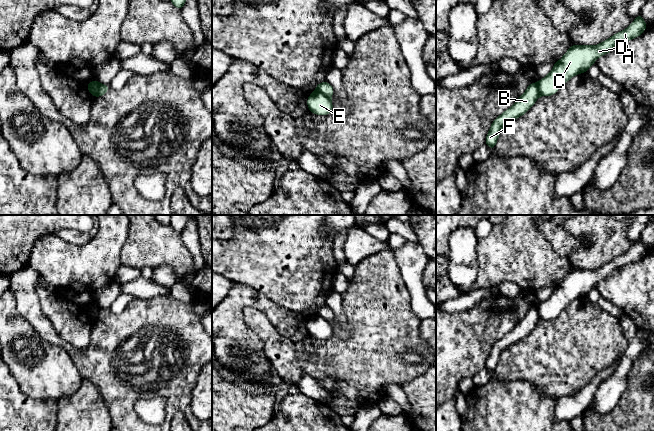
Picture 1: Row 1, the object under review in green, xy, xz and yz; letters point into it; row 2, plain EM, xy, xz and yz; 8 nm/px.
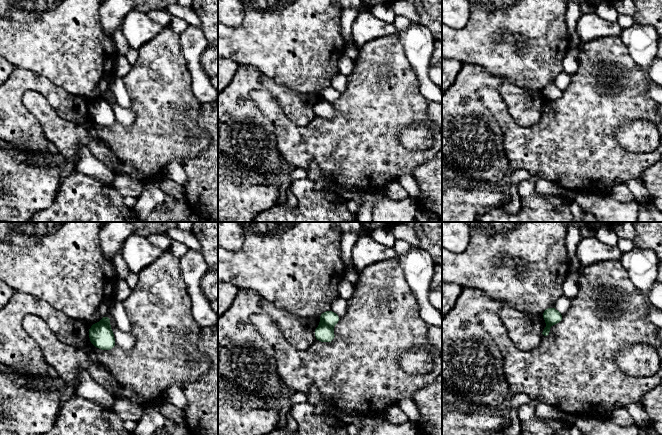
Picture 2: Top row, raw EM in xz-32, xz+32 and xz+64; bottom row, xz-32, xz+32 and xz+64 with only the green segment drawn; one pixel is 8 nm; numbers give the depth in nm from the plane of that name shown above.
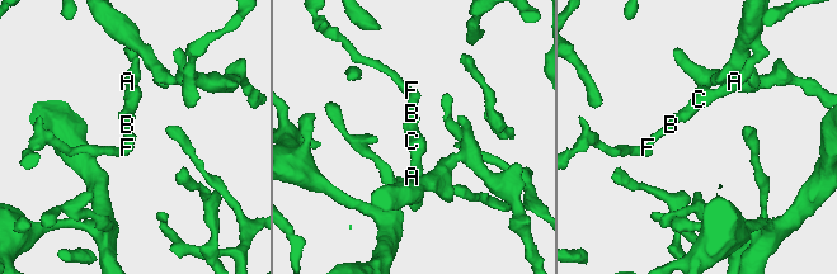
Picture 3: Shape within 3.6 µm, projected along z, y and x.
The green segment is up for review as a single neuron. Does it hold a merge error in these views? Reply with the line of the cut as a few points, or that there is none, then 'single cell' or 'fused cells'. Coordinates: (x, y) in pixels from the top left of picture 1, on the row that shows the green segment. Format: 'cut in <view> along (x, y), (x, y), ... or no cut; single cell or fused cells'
cut in xz along (315, 90), (329, 97); fused cells

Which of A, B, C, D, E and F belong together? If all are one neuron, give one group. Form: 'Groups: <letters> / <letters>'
Groups: A C D E / B F

